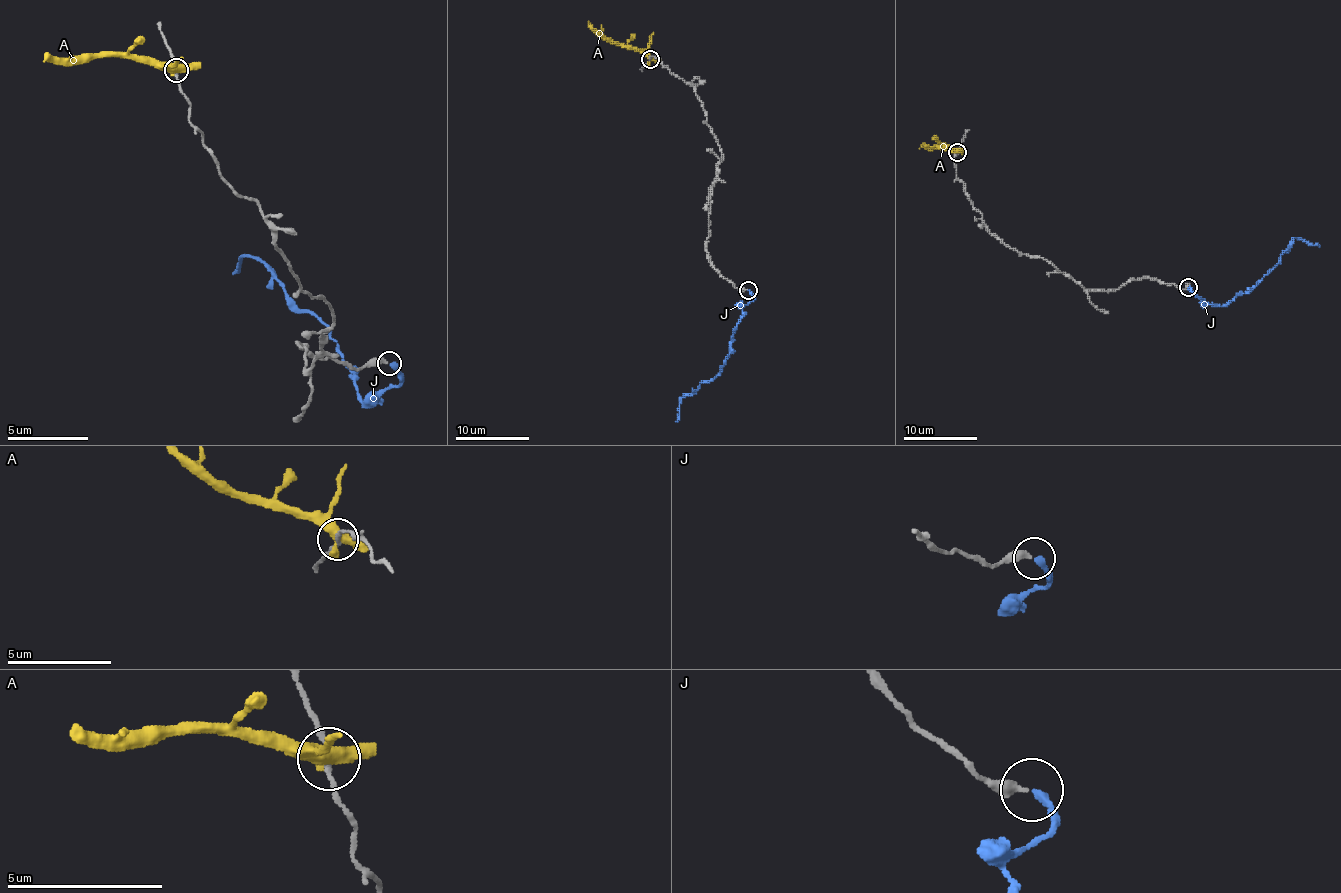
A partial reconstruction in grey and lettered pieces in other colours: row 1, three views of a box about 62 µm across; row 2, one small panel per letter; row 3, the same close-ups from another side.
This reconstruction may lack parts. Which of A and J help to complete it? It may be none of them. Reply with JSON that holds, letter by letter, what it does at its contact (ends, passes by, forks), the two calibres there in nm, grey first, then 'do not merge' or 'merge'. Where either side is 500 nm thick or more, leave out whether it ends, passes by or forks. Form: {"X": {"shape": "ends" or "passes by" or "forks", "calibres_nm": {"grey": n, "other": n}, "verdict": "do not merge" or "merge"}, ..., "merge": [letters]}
{"A": {"shape": "passes by", "calibres_nm": {"grey": 160, "other": 480}, "verdict": "do not merge"}, "J": {"shape": "ends", "calibres_nm": {"grey": 360, "other": 300}, "verdict": "merge"}, "merge": ["J"]}

